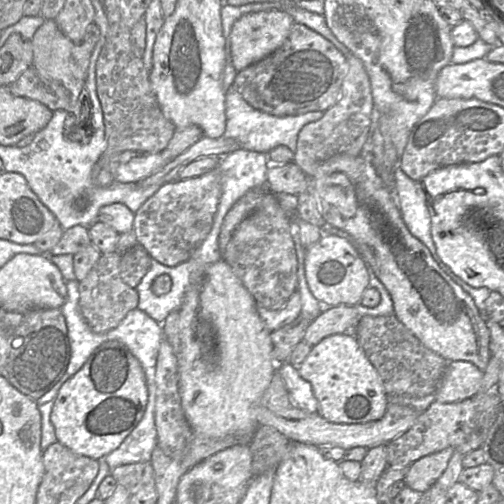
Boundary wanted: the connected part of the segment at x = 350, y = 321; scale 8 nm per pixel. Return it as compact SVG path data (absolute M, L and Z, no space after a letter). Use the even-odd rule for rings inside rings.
M325 306L317 318L310 323L302 339L310 345L315 345L332 334L356 335L356 326L361 317L354 306Z

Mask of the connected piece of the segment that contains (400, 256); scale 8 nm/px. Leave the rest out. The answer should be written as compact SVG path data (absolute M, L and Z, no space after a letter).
M365 145L358 156L338 154L324 161L312 183L326 227L337 227L354 237L356 248L388 290L397 319L447 361L468 361L485 371L492 356L485 315L409 231L398 208L398 196L377 174Z

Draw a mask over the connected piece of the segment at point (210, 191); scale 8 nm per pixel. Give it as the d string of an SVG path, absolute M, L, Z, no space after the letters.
M218 165L201 176L163 184L134 213L133 231L138 244L146 249L151 258L166 266L176 266L188 260L211 230L221 192L221 174Z

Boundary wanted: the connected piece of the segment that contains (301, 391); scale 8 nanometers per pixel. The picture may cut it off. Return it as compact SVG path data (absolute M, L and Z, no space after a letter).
M285 361L277 364L277 371L283 378L293 404L307 412L317 412L318 401L313 394L312 387L299 375L298 368L289 361Z

